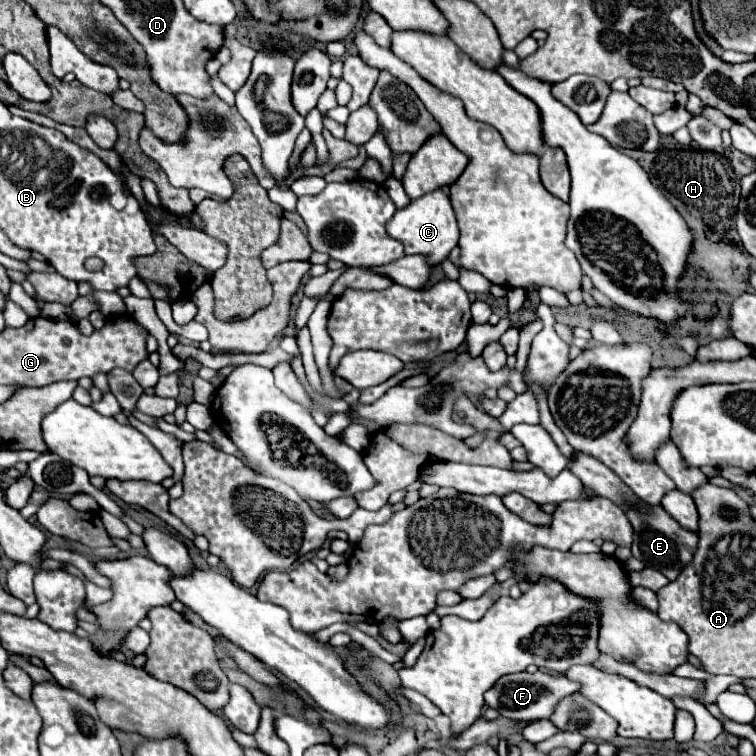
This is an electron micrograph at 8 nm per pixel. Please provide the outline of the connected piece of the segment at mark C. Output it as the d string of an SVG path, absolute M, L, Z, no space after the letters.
M433 191L423 195L421 199L415 199L409 203L409 207L397 211L393 219L387 223L387 235L403 243L405 255L423 255L429 263L429 267L435 267L443 263L443 259L449 257L449 251L459 241L459 227L457 219L453 215L453 207L449 203L449 197L445 191Z

